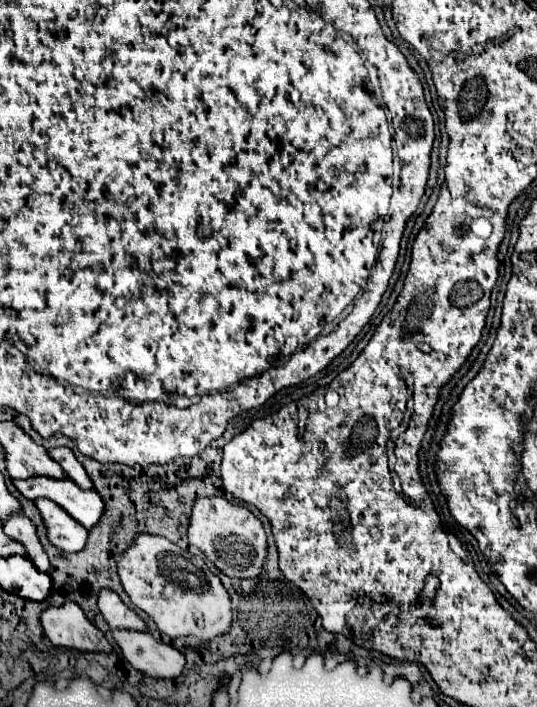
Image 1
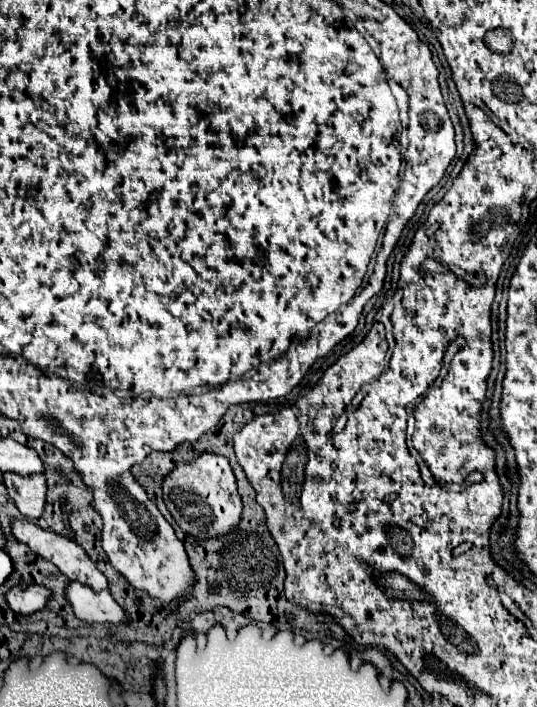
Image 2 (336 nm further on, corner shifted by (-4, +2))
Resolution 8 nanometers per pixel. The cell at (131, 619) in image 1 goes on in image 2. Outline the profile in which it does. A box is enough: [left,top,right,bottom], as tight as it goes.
[12,519,108,591]

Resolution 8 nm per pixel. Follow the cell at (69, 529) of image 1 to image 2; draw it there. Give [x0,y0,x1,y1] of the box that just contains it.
[4,473,46,519]

